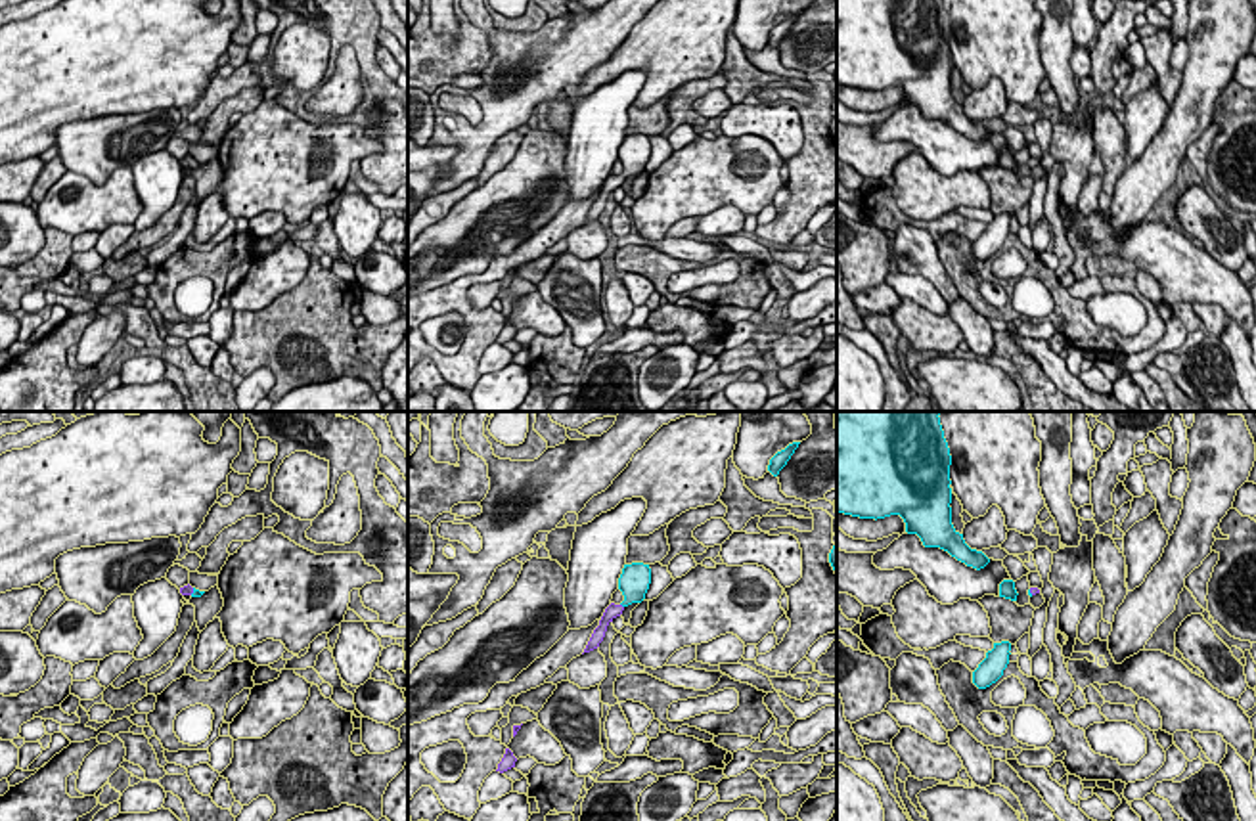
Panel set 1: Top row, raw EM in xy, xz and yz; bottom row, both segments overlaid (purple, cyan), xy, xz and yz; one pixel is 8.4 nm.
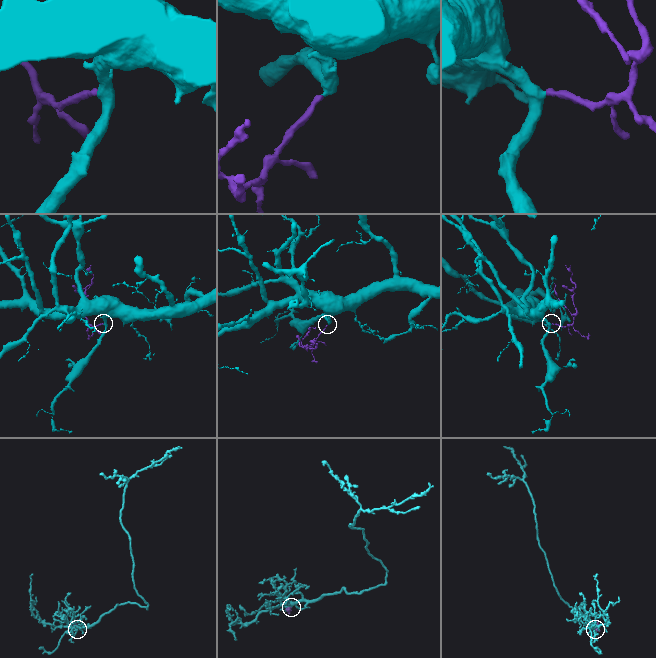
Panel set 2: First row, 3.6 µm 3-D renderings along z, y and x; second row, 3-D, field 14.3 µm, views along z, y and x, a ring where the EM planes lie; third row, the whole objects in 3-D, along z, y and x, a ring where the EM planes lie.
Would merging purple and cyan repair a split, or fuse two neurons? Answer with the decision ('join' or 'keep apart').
join

